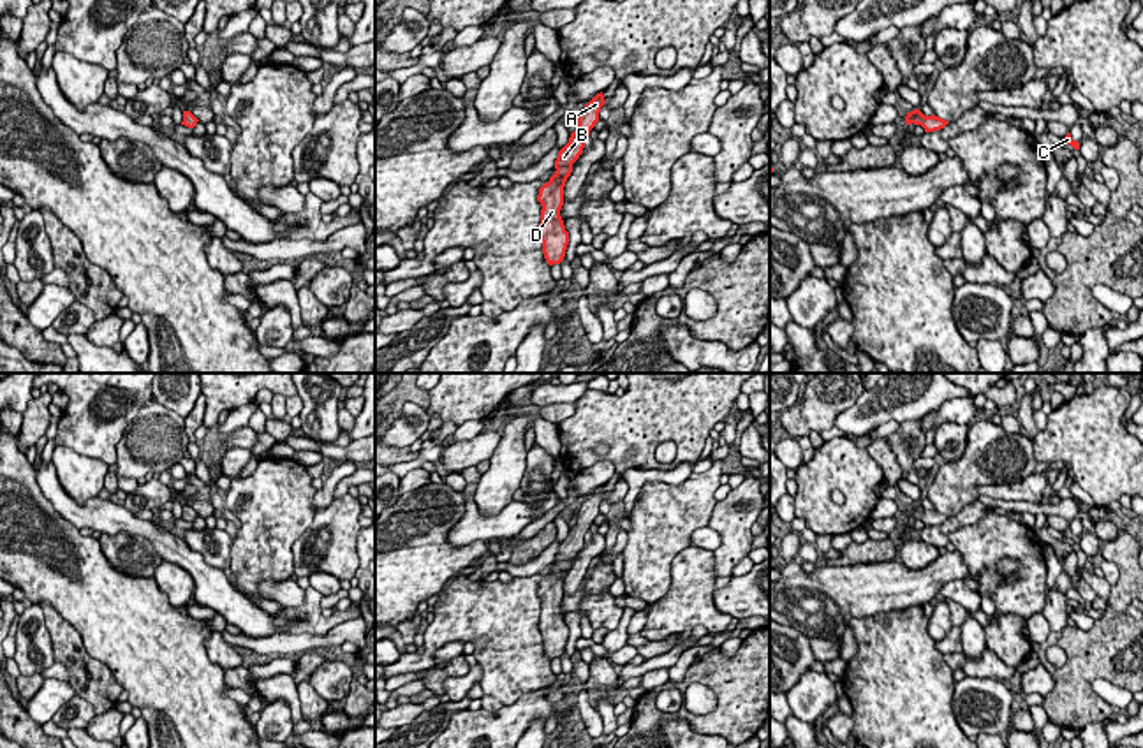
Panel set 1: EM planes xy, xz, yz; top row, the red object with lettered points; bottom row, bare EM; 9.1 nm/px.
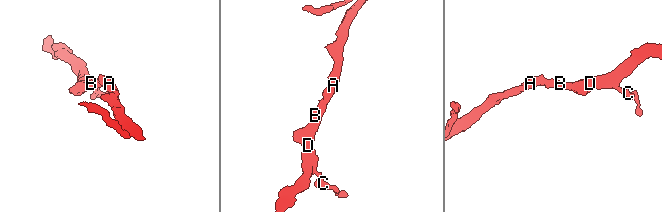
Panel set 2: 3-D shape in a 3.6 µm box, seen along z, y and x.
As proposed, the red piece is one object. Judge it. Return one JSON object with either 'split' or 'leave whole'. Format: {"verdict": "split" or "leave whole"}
{"verdict": "leave whole"}

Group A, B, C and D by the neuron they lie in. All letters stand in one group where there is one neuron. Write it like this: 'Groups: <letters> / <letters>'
Groups: A B C D

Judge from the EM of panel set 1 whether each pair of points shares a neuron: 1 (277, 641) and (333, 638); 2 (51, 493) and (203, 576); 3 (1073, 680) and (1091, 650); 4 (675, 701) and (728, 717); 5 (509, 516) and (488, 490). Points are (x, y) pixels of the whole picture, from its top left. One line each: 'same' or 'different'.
1: same
2: same
3: same
4: different
5: different

